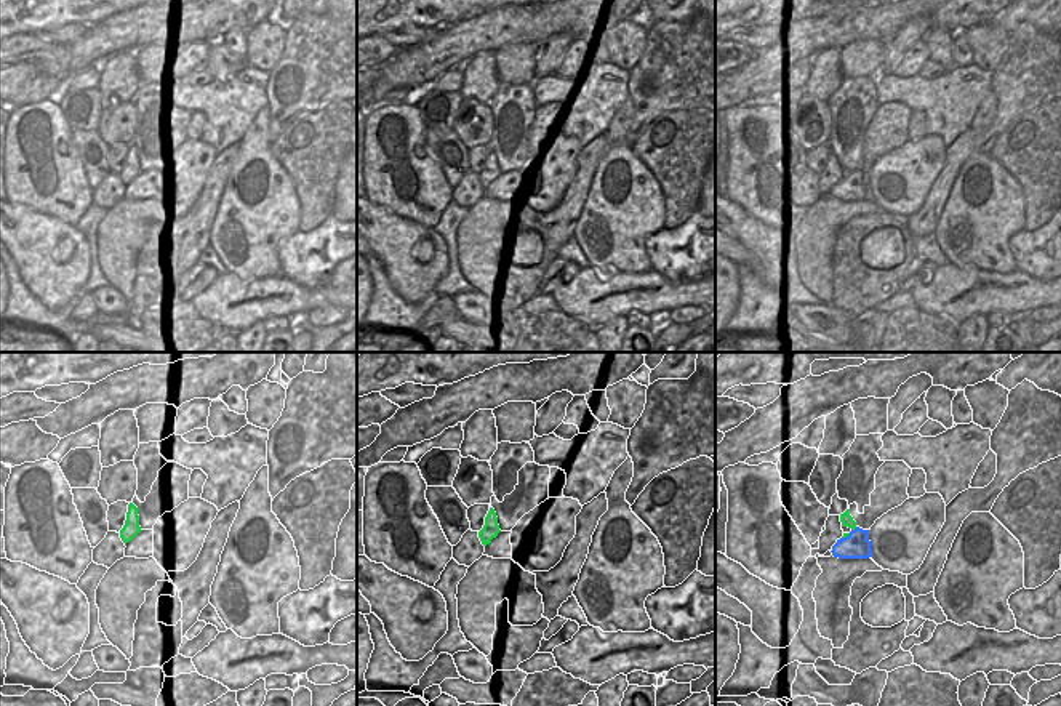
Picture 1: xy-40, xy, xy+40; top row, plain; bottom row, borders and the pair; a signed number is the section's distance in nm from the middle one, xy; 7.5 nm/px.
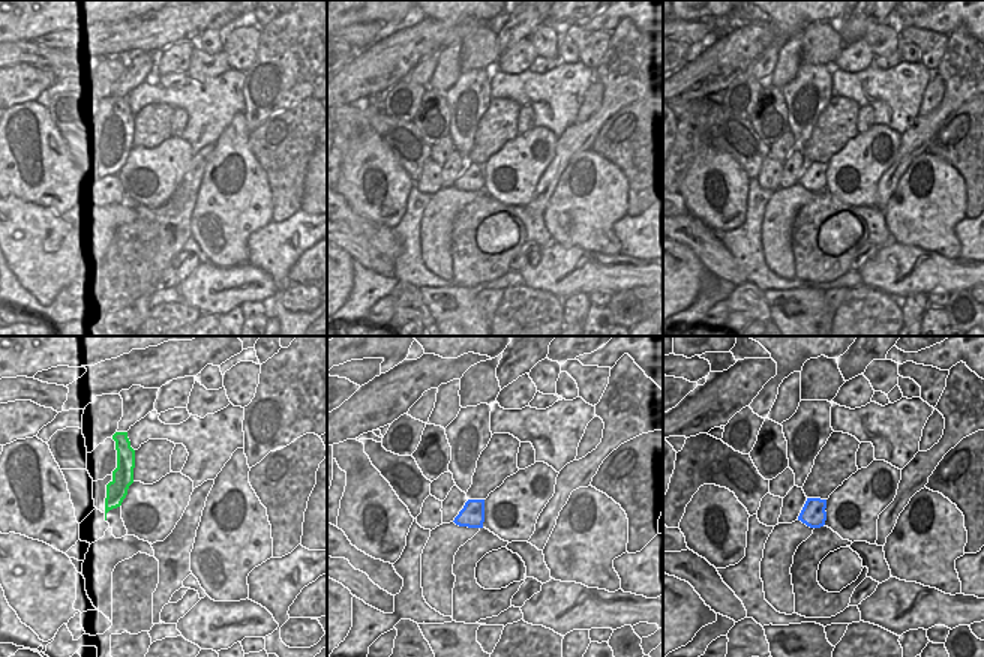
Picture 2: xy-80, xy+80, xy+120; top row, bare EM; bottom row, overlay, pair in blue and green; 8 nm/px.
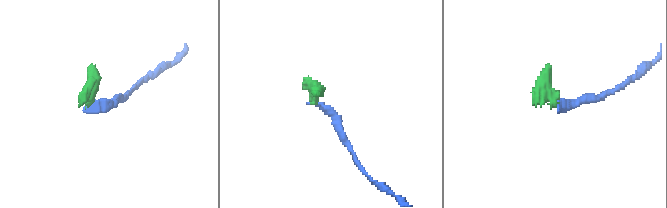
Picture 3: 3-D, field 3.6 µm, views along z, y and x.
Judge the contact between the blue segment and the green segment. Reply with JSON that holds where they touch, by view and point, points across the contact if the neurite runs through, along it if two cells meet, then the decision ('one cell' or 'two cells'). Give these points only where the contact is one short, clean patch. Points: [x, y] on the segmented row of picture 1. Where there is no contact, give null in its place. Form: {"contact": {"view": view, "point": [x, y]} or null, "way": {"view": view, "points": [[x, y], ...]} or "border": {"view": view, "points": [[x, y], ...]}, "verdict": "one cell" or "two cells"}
{"contact": {"view": "xy+40", "point": [855, 529]}, "verdict": "two cells"}

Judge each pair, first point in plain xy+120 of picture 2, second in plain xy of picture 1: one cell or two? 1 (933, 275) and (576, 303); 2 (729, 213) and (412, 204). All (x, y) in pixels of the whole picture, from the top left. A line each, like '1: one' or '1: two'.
1: one
2: one

